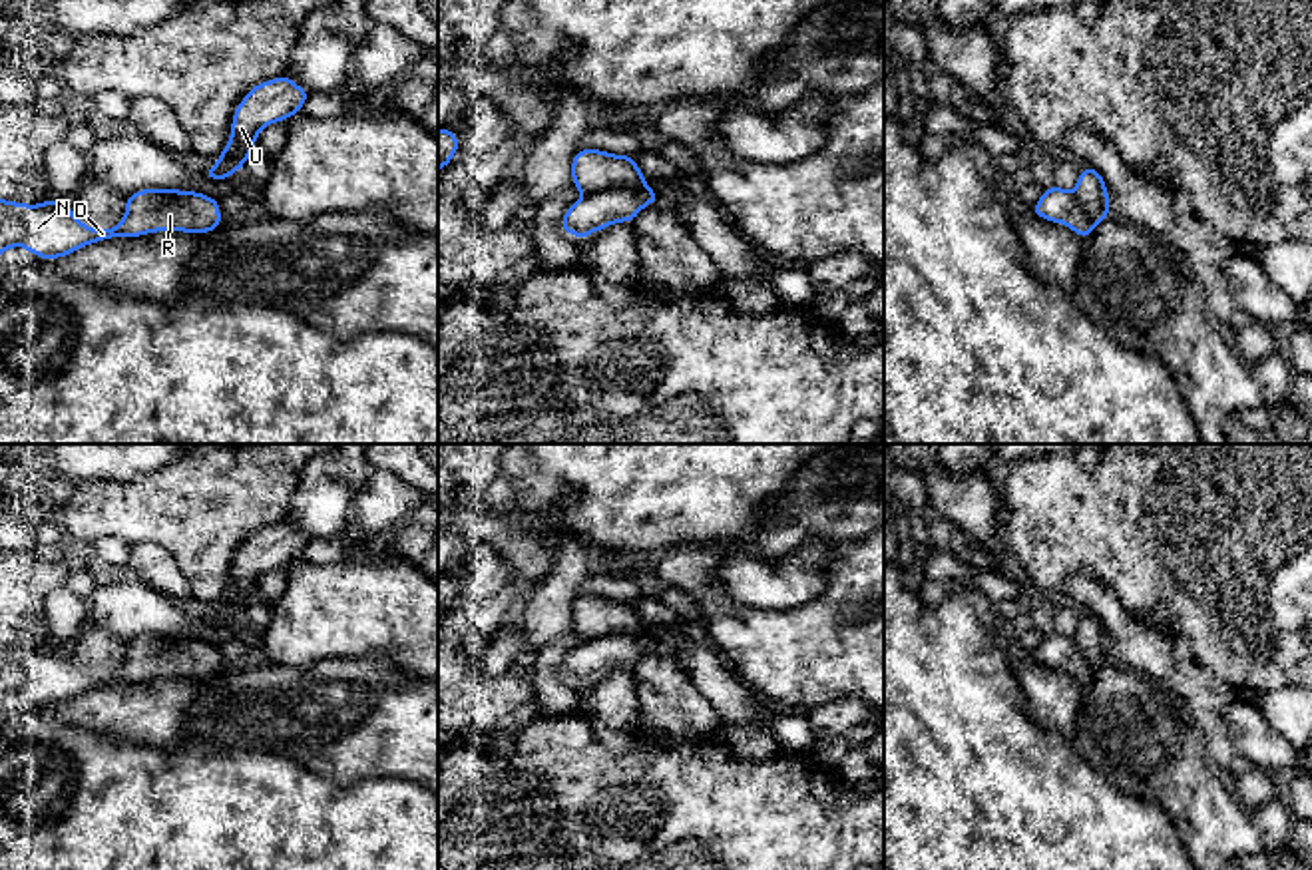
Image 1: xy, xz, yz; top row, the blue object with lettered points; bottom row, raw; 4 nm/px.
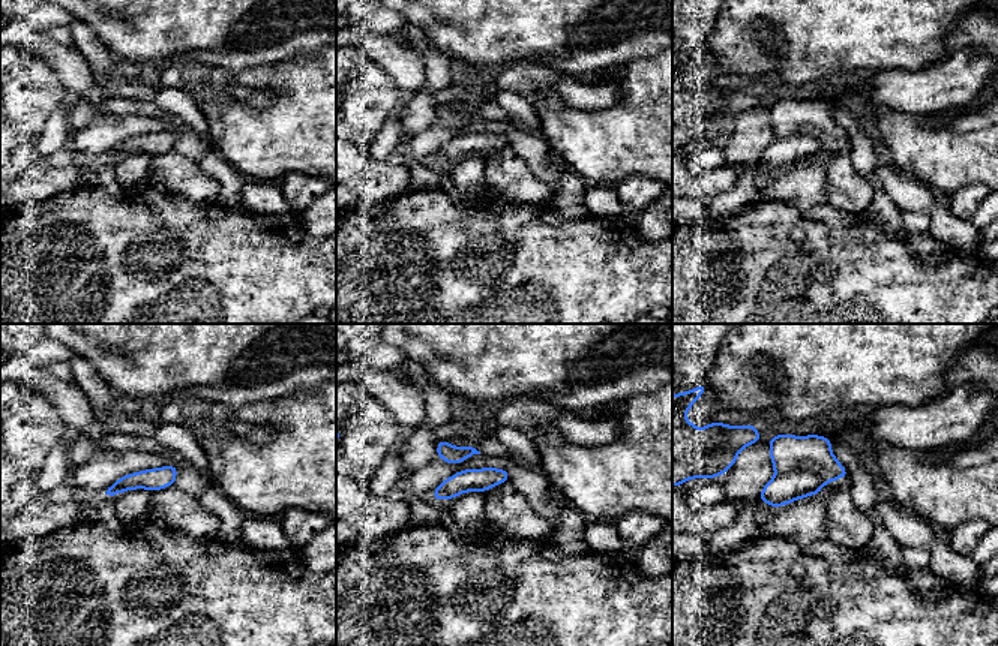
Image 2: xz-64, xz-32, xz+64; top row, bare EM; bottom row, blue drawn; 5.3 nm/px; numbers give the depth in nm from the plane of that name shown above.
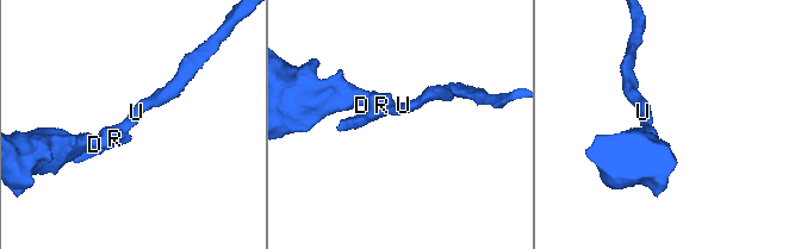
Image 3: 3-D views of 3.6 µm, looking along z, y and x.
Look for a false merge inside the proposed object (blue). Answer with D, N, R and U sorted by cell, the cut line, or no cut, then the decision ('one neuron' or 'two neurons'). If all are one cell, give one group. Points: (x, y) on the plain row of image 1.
groups D N R / U; cut xz (586, 640), (632, 634), (646, 636), (656, 646); two neurons

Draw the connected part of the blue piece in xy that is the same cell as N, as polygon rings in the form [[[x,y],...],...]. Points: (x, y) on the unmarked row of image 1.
[[[141,635],[127,643],[117,673],[90,675],[68,649],[48,645],[26,651],[0,645],[0,699],[26,693],[40,705],[60,705],[78,695],[113,683],[141,683],[157,677],[209,679],[221,673],[219,647],[197,637],[165,641]]]

